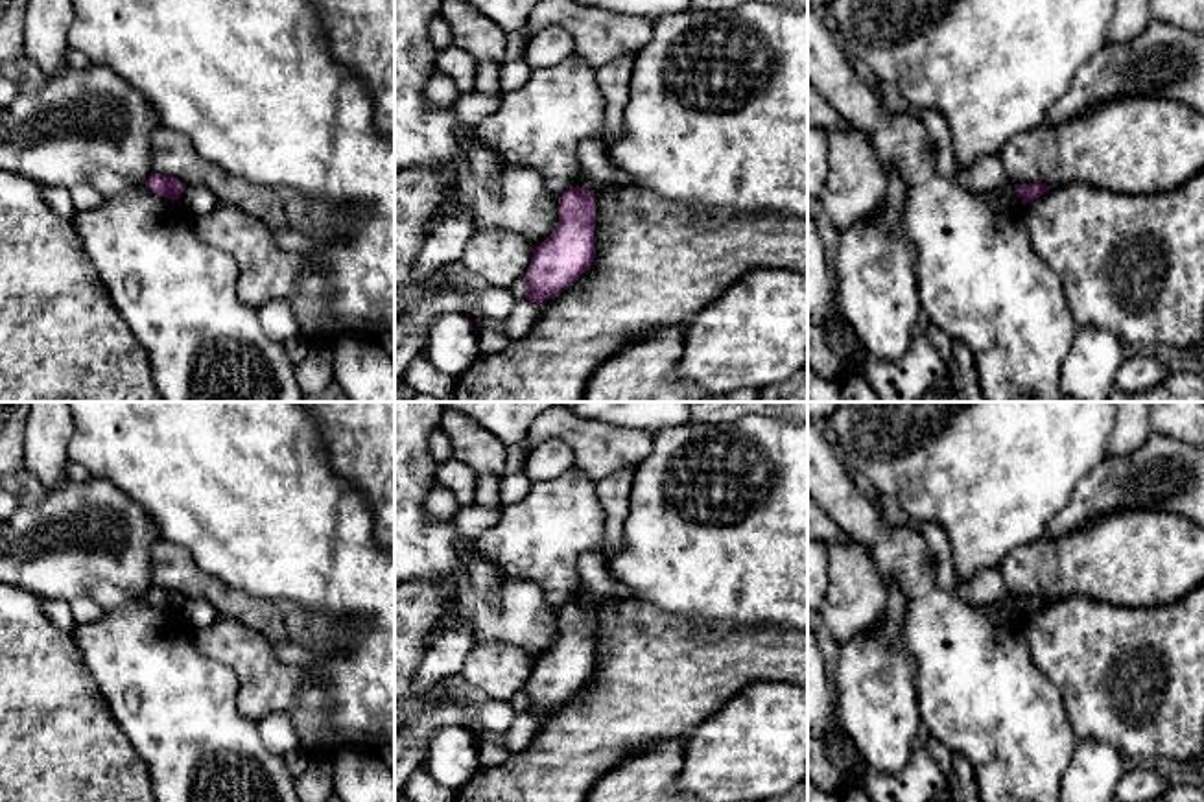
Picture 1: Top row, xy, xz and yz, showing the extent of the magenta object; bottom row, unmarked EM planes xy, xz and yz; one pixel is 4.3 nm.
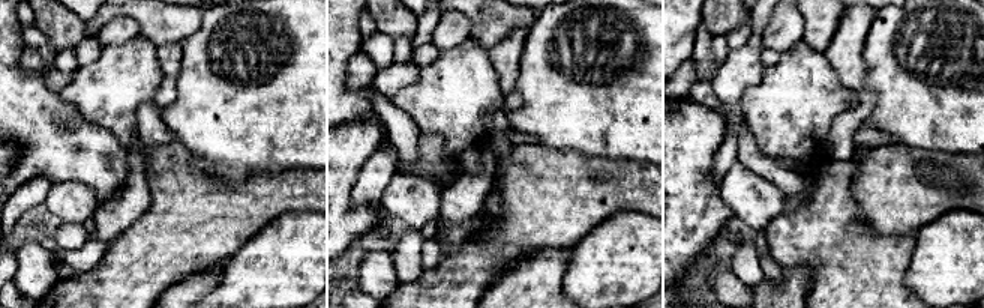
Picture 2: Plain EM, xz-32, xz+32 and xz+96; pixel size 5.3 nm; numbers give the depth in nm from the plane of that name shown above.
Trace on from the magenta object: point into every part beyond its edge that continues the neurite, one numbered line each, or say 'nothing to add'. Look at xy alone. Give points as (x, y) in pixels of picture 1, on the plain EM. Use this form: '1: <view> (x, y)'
nothing to add

